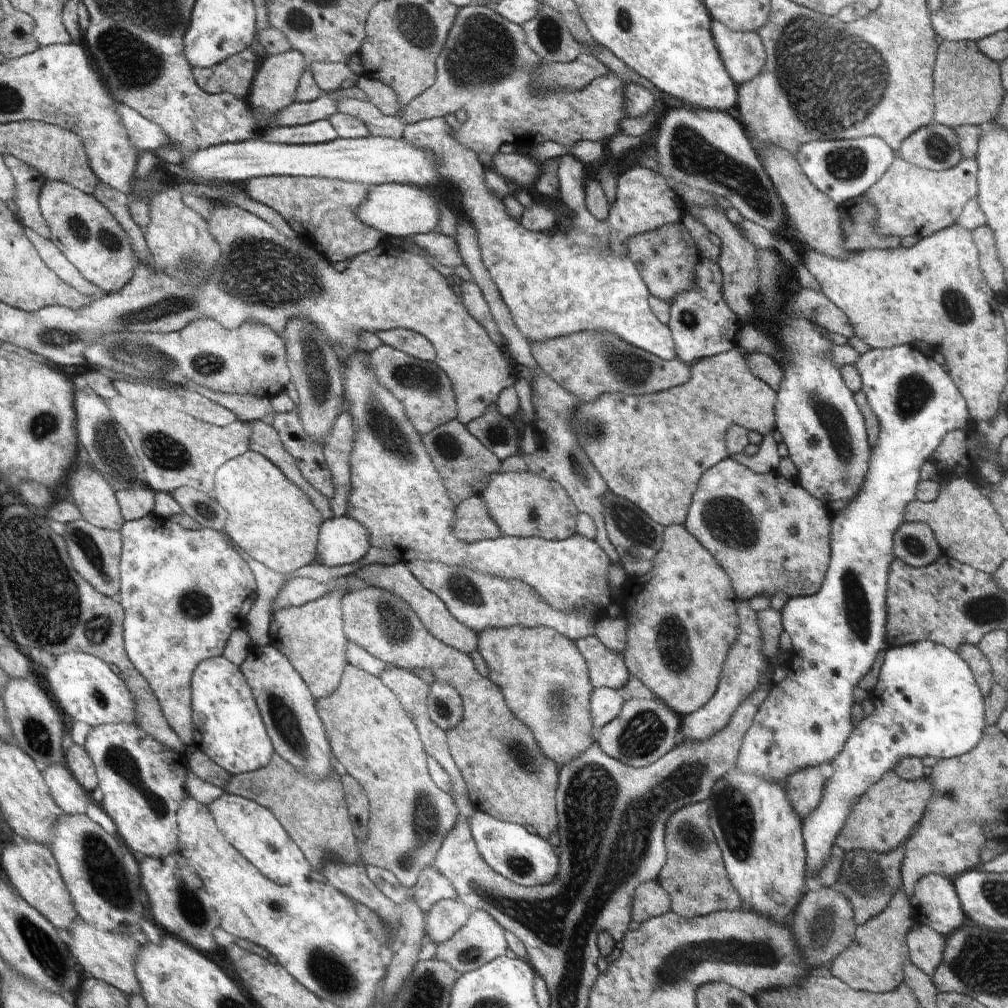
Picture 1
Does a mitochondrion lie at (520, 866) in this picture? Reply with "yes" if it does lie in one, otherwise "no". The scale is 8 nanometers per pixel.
yes

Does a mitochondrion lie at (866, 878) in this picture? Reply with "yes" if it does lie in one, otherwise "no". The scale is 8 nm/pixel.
yes

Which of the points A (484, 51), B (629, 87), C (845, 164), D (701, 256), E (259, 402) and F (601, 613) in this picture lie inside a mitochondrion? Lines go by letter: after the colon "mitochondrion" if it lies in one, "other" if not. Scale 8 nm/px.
A: mitochondrion
B: other
C: mitochondrion
D: other
E: other
F: other

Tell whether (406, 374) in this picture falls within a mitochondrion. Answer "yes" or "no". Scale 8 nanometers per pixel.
yes

